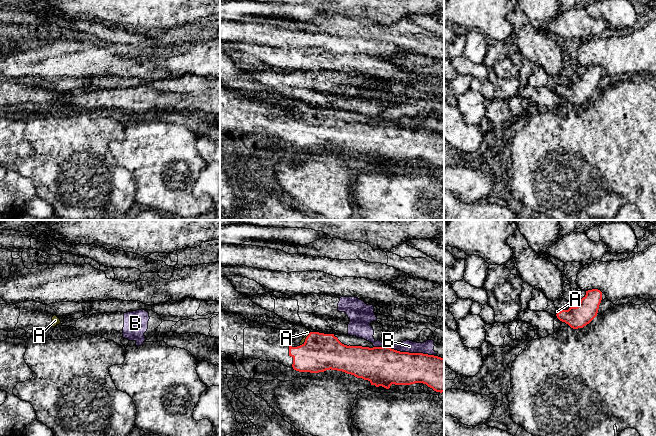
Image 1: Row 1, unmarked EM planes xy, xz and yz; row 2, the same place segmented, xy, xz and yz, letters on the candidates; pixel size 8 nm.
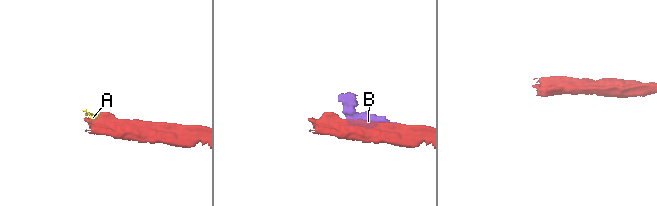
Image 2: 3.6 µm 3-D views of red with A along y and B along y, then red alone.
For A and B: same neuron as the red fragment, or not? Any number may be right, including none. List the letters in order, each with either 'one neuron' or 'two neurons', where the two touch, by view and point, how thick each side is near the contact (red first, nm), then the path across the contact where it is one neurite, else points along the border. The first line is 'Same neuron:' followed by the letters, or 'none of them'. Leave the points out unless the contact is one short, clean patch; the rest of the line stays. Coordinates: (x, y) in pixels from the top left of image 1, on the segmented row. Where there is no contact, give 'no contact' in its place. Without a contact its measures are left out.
Same neuron: A
A: one neuron; contact xz (305, 339); calibres 300 and 30 nm; way xz (320, 352), (305, 339), (307, 332)
B: two neurons; contact xz (411, 353); calibres 320 and 100 nm

